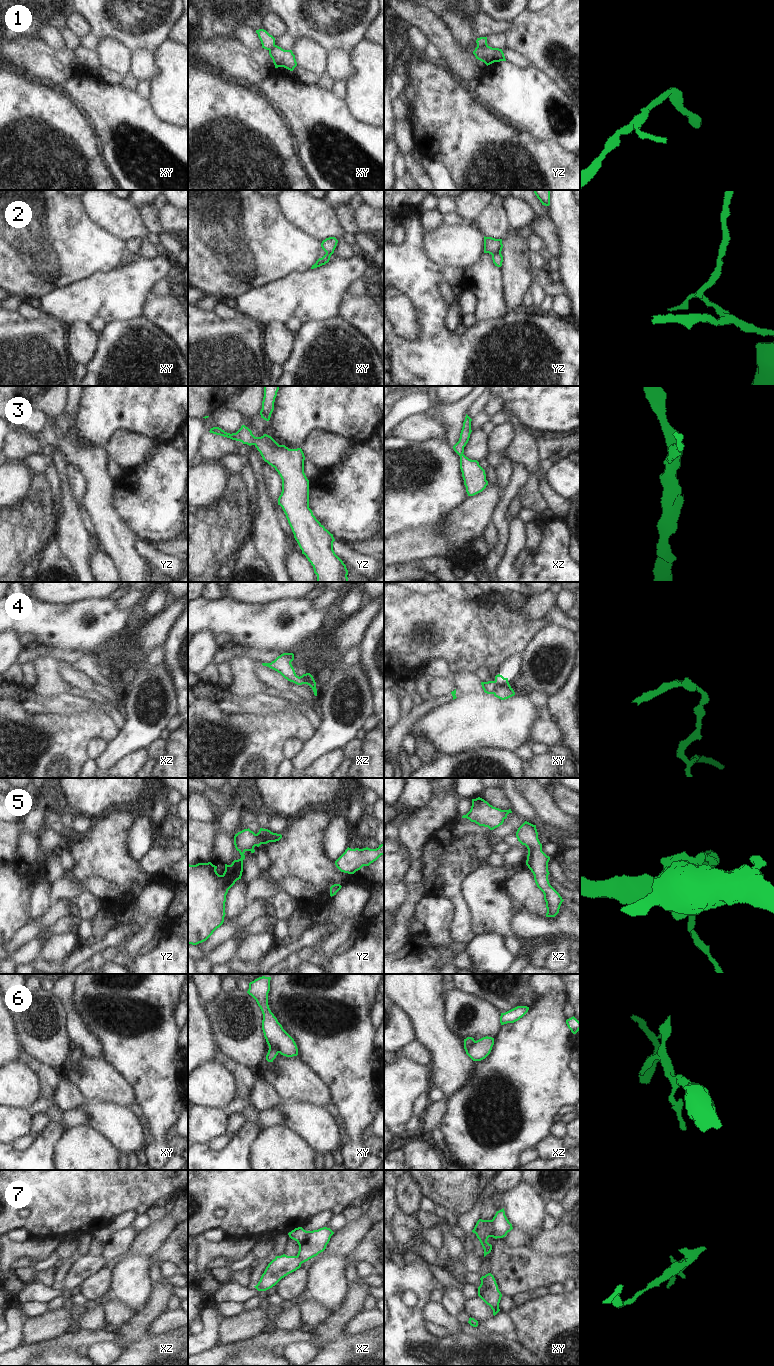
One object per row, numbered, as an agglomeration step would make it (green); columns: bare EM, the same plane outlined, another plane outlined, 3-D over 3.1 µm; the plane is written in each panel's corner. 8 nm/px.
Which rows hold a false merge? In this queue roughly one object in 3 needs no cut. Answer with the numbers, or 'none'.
1, 2, 4, 6, 7

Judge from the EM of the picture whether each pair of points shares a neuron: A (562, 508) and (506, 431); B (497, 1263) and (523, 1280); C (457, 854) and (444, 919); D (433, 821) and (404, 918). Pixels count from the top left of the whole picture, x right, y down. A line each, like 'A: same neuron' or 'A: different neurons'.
A: different neurons
B: same neuron
C: different neurons
D: same neuron

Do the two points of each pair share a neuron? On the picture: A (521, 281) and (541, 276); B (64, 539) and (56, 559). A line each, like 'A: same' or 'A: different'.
A: different
B: different

